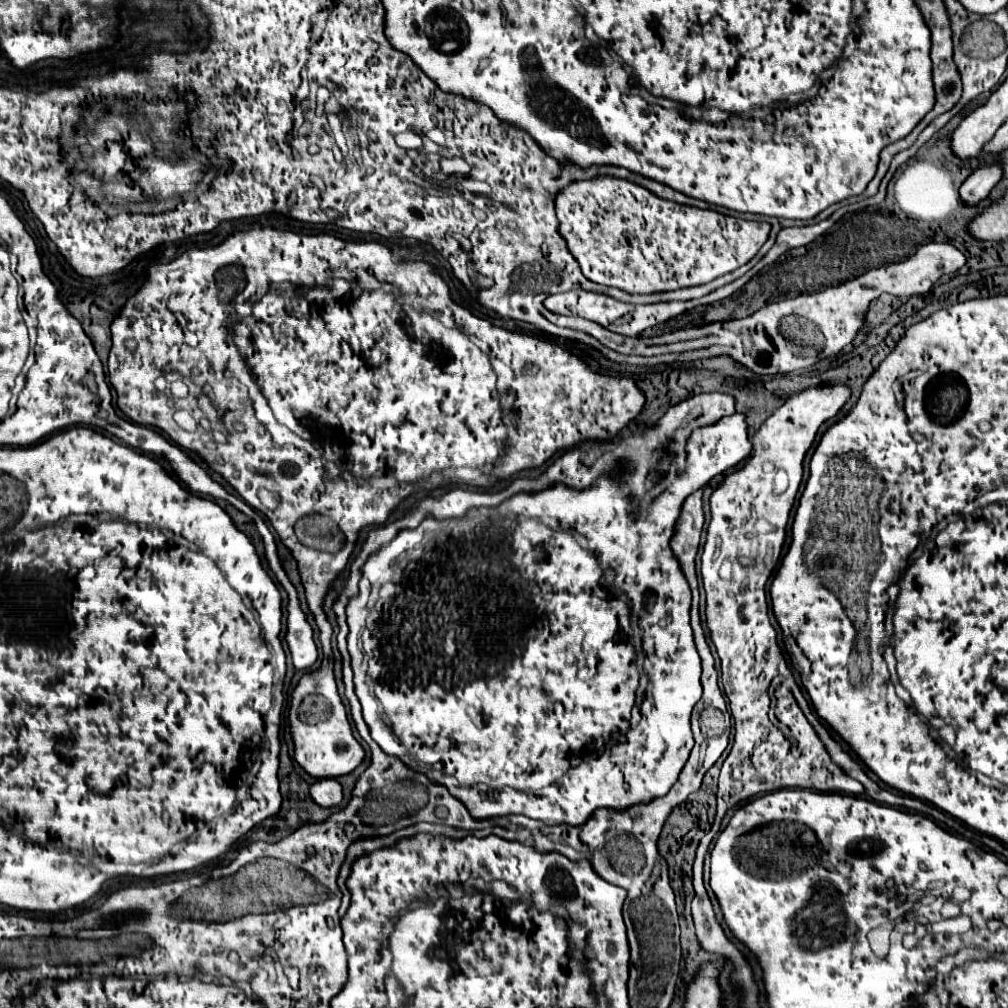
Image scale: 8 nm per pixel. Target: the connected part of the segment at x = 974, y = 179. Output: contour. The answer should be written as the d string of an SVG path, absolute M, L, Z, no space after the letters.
M985 162L983 166L977 166L969 178L959 188L961 198L965 204L973 206L989 196L991 188L1003 178L1003 164L1001 162Z

